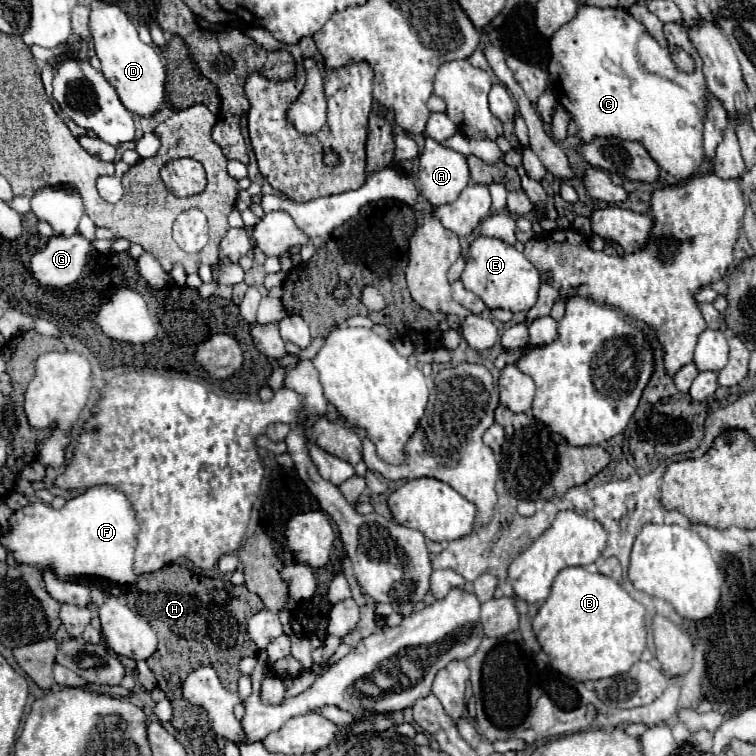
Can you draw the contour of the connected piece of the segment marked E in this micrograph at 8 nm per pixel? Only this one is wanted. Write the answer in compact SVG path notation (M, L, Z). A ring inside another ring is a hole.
M476 237L470 245L470 251L466 255L466 269L462 273L462 283L472 293L476 293L488 309L508 309L512 313L516 311L528 311L536 299L540 289L540 275L536 267L512 245L500 243L500 239L488 239L488 237Z

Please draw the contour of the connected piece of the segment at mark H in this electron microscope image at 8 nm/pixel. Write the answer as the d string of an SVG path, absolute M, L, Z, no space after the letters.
M166 565L154 573L140 575L138 583L126 593L126 601L128 607L142 615L158 633L158 651L154 655L154 663L148 659L148 665L158 673L158 687L166 693L174 707L172 725L180 733L188 733L190 727L196 725L204 725L204 729L208 729L206 713L184 699L182 683L200 665L210 665L216 669L220 683L226 689L236 691L240 677L238 661L246 655L258 653L258 647L252 639L248 639L246 623L256 611L264 609L262 599L252 595L244 585L236 587L224 579L196 575L182 565Z

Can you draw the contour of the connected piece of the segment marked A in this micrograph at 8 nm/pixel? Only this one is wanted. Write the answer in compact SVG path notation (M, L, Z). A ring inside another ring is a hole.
M428 137L426 147L420 153L420 193L436 207L440 203L456 201L468 181L466 157Z

